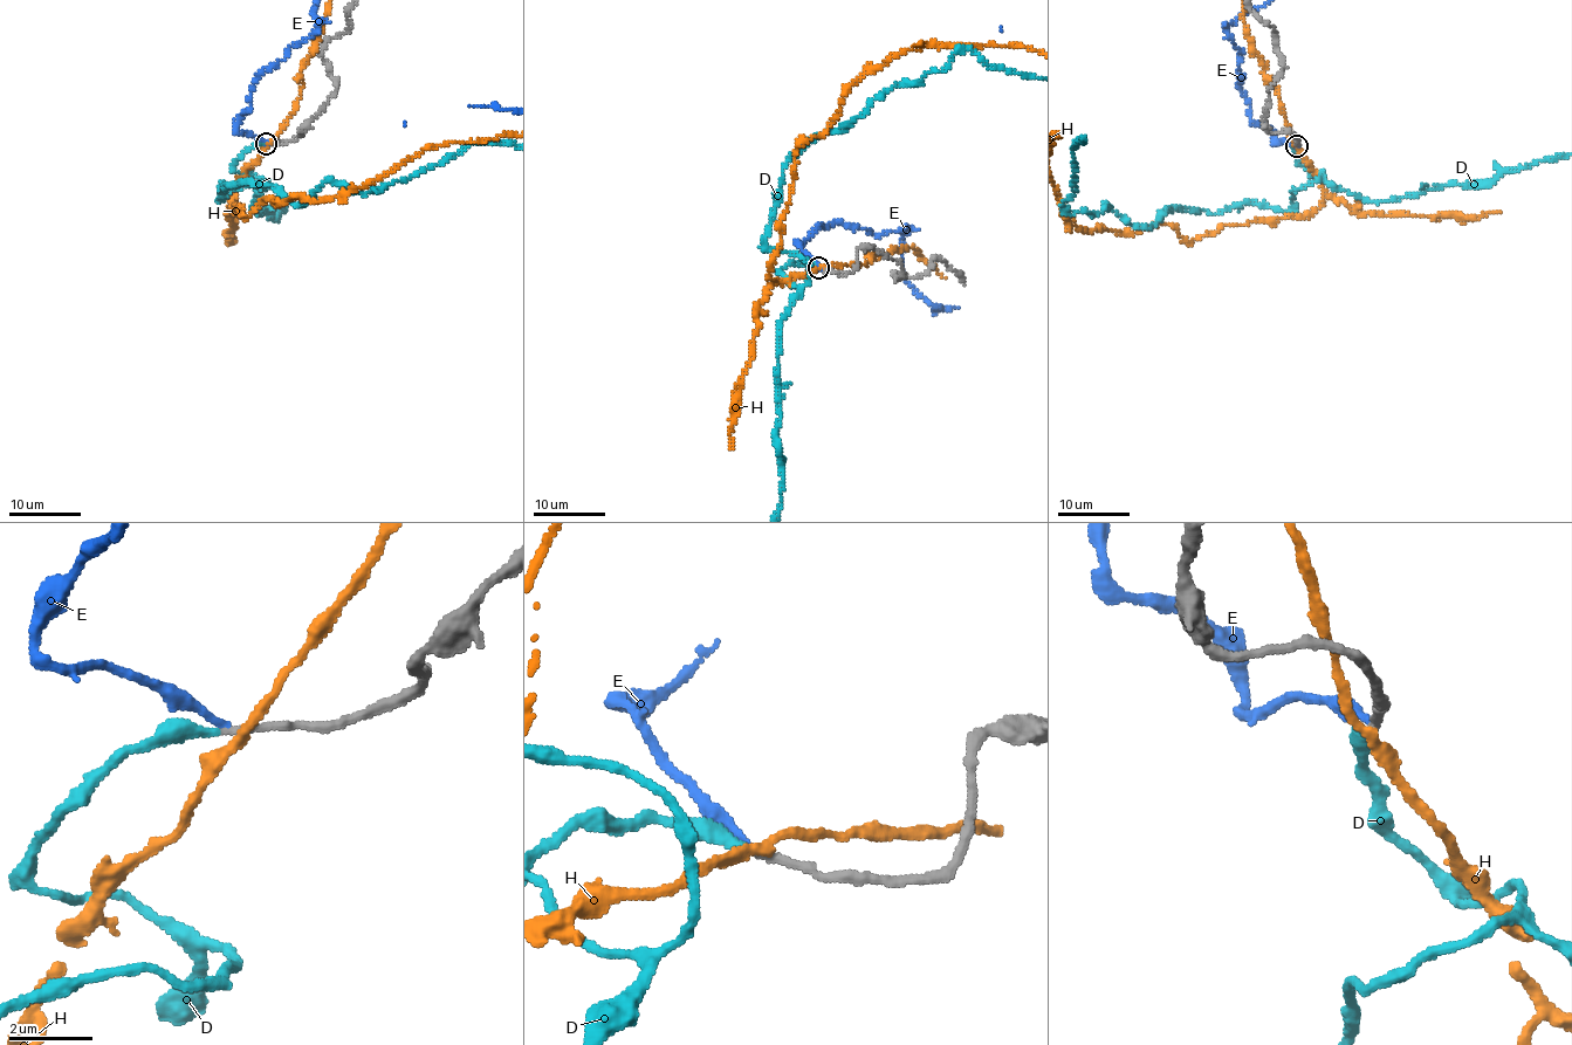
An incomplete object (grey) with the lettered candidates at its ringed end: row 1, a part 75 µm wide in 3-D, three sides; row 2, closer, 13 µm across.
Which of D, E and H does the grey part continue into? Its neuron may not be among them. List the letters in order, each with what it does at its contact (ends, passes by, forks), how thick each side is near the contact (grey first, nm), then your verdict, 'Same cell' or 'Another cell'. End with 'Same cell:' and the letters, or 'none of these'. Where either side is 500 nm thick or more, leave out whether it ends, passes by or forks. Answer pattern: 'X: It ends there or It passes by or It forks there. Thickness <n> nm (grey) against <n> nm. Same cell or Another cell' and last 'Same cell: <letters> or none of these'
D: It ends there. Thickness 180 nm (grey) against 280 nm. Same cell
E: It ends there. Thickness 190 nm (grey) against 170 nm. Another cell
H: It passes by. Thickness 220 nm (grey) against 240 nm. Another cell
Same cell: D

